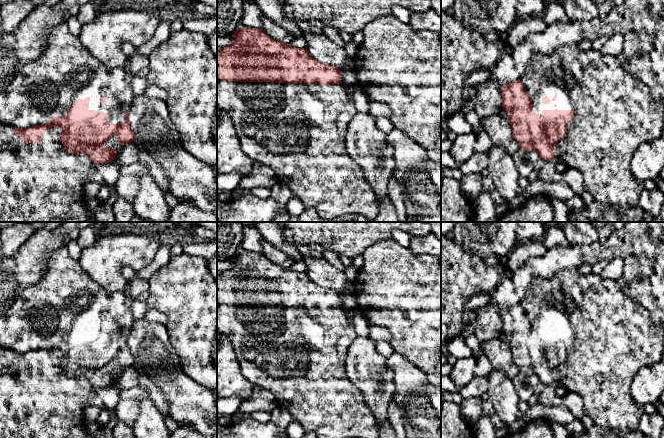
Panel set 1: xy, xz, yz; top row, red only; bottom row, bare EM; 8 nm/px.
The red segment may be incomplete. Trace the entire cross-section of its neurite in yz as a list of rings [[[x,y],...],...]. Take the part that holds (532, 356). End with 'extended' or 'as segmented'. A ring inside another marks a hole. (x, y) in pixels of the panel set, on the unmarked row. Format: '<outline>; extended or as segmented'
[[[630,255],[624,259],[623,275],[617,281],[603,279],[600,275],[589,274],[581,276],[577,268],[568,268],[559,271],[551,278],[534,277],[532,285],[527,291],[526,296],[520,304],[516,304],[509,308],[502,309],[502,332],[506,335],[509,344],[508,347],[512,351],[512,359],[520,372],[526,375],[536,375],[540,382],[545,385],[558,381],[569,392],[575,392],[582,397],[584,405],[584,414],[587,414],[595,425],[621,431],[637,430],[640,419],[644,414],[643,405],[638,404],[629,393],[629,387],[637,372],[643,367],[651,366],[662,361],[662,353],[664,351],[664,328],[658,326],[653,320],[650,312],[642,306],[632,296],[624,293],[623,288],[634,281],[636,278],[650,277],[654,272],[653,262],[646,256]]]; extended

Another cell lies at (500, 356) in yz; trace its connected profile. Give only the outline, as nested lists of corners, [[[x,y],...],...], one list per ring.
[[[500,338],[482,342],[481,348],[492,367],[502,370],[509,378],[513,379],[520,372],[512,359],[511,349],[504,345]]]

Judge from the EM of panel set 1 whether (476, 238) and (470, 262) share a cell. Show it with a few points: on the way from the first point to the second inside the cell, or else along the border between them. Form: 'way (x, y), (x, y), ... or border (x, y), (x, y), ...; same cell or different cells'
border (453, 239), (484, 261); different cells

